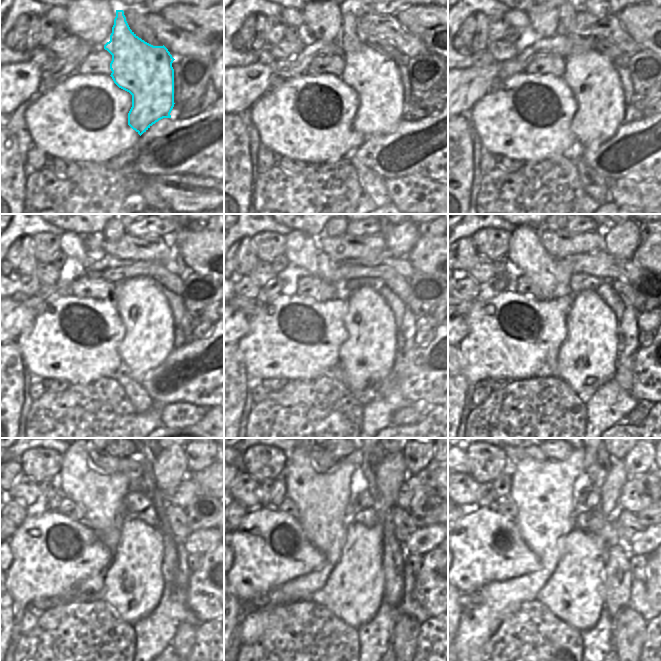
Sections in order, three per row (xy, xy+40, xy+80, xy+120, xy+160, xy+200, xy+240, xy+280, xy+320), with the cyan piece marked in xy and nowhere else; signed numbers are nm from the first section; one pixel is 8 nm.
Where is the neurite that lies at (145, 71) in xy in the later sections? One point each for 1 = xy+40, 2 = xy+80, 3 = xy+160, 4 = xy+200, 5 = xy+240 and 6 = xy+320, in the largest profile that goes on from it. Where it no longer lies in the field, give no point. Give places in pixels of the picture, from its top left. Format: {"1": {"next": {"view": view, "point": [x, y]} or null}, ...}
{"1": {"next": {"view": "xy+40", "point": [374, 76]}}, "2": {"next": {"view": "xy+80", "point": [592, 77]}}, "3": {"next": {"view": "xy+160", "point": [367, 355]}}, "4": {"next": {"view": "xy+200", "point": [587, 358]}}, "5": {"next": {"view": "xy+240", "point": [133, 585]}}, "6": {"next": {"view": "xy+320", "point": [573, 593]}}}

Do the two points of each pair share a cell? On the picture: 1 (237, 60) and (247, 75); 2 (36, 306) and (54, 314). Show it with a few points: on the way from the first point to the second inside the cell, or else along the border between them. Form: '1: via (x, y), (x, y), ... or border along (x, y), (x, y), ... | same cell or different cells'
1: border along (253, 63), (234, 66) | different cells
2: border along (45, 301), (45, 308), (34, 319), (29, 328) | different cells

